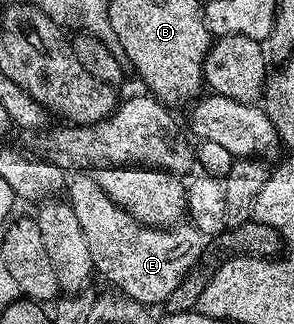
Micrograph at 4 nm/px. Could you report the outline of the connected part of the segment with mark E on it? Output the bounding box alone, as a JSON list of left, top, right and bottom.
[67,173,207,305]

